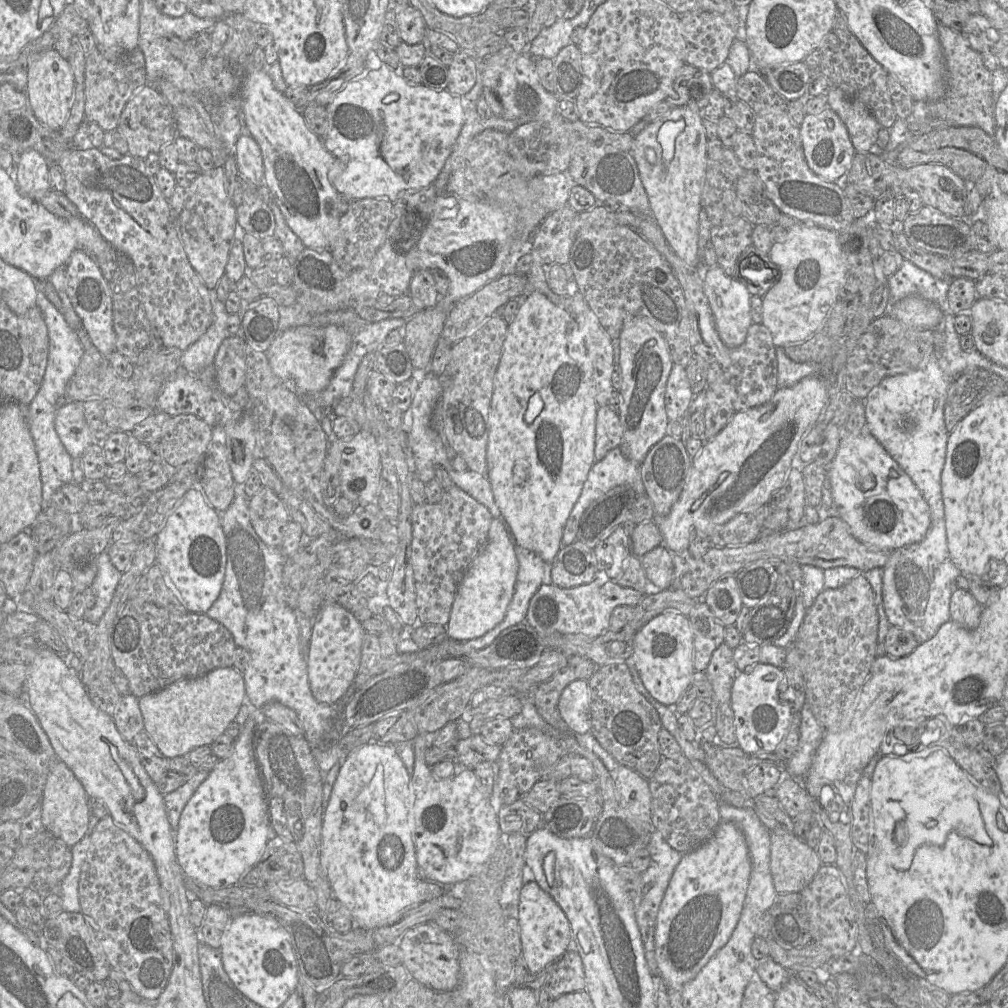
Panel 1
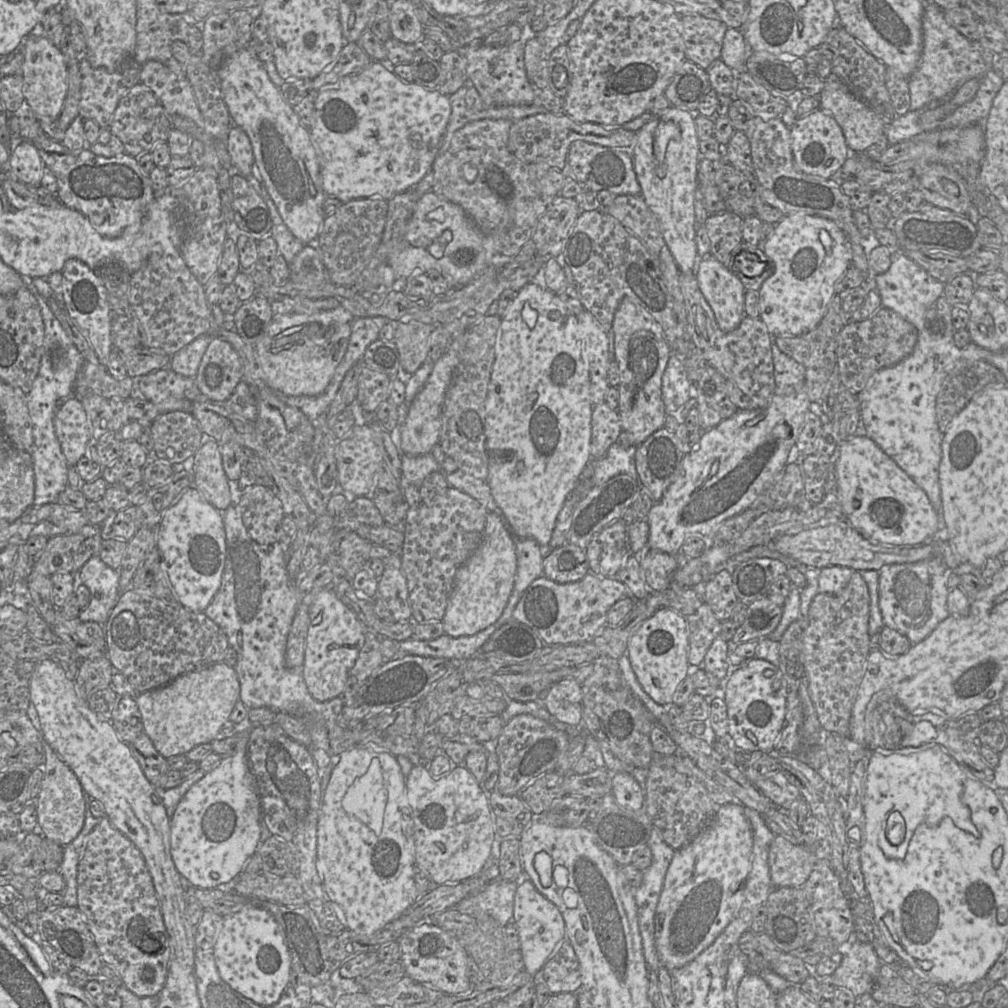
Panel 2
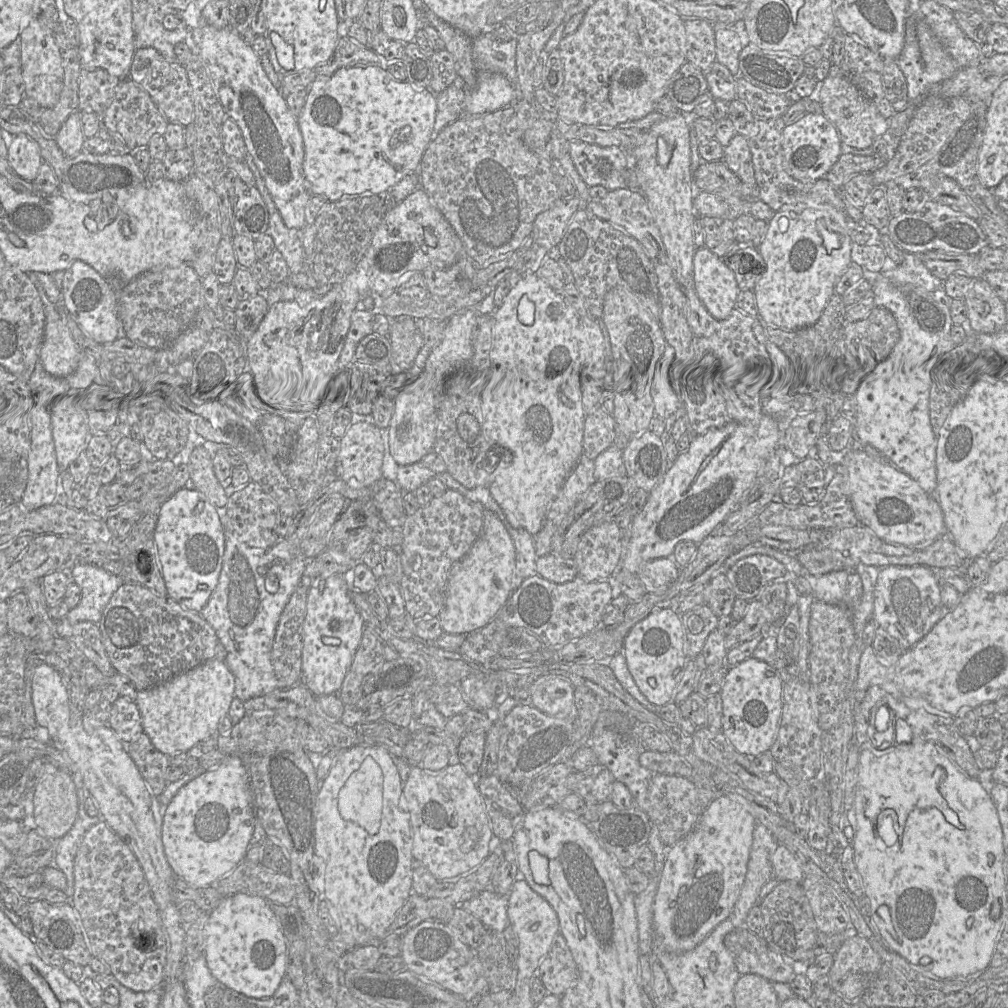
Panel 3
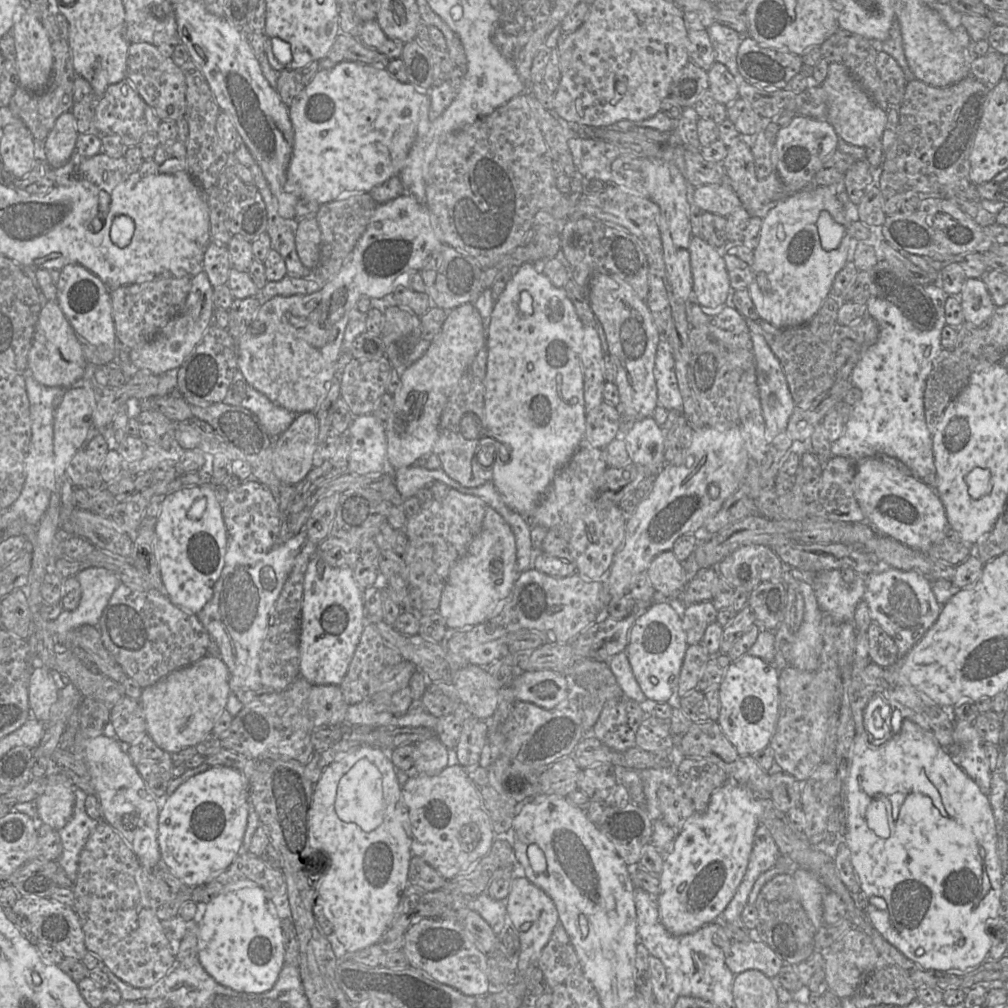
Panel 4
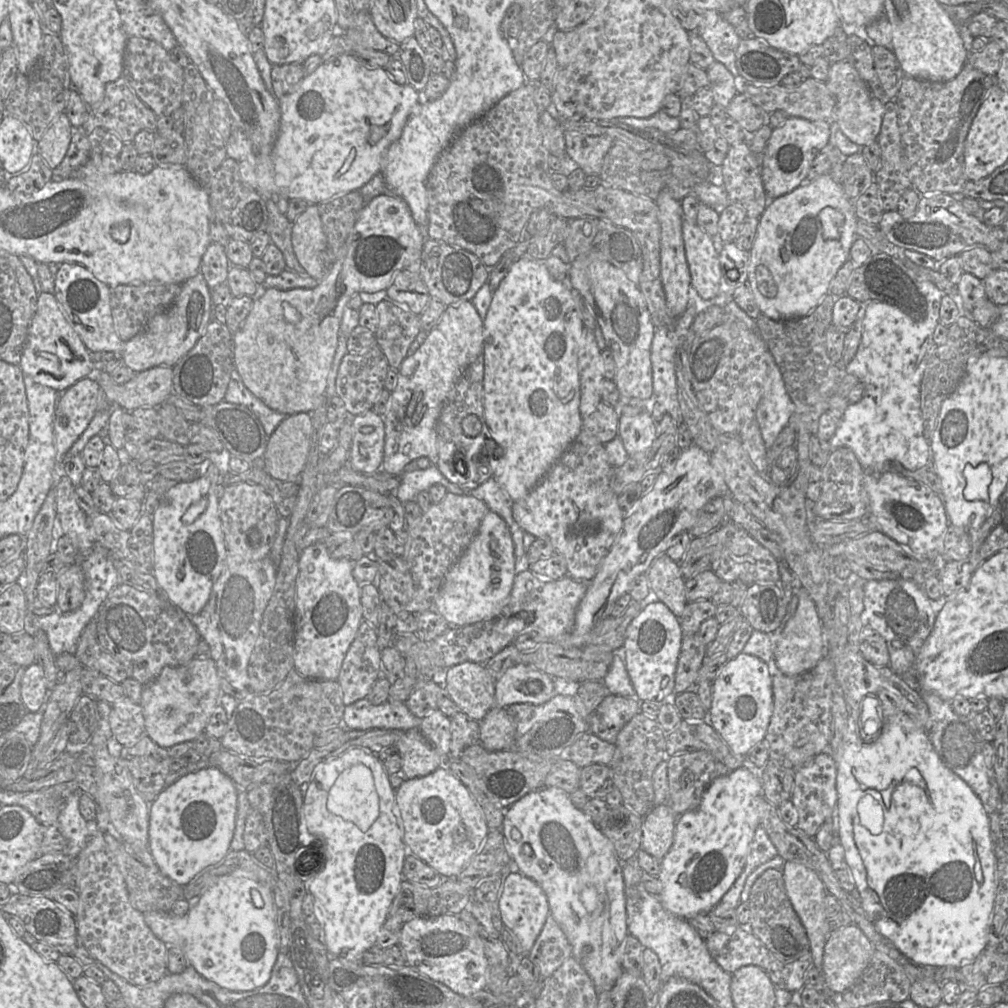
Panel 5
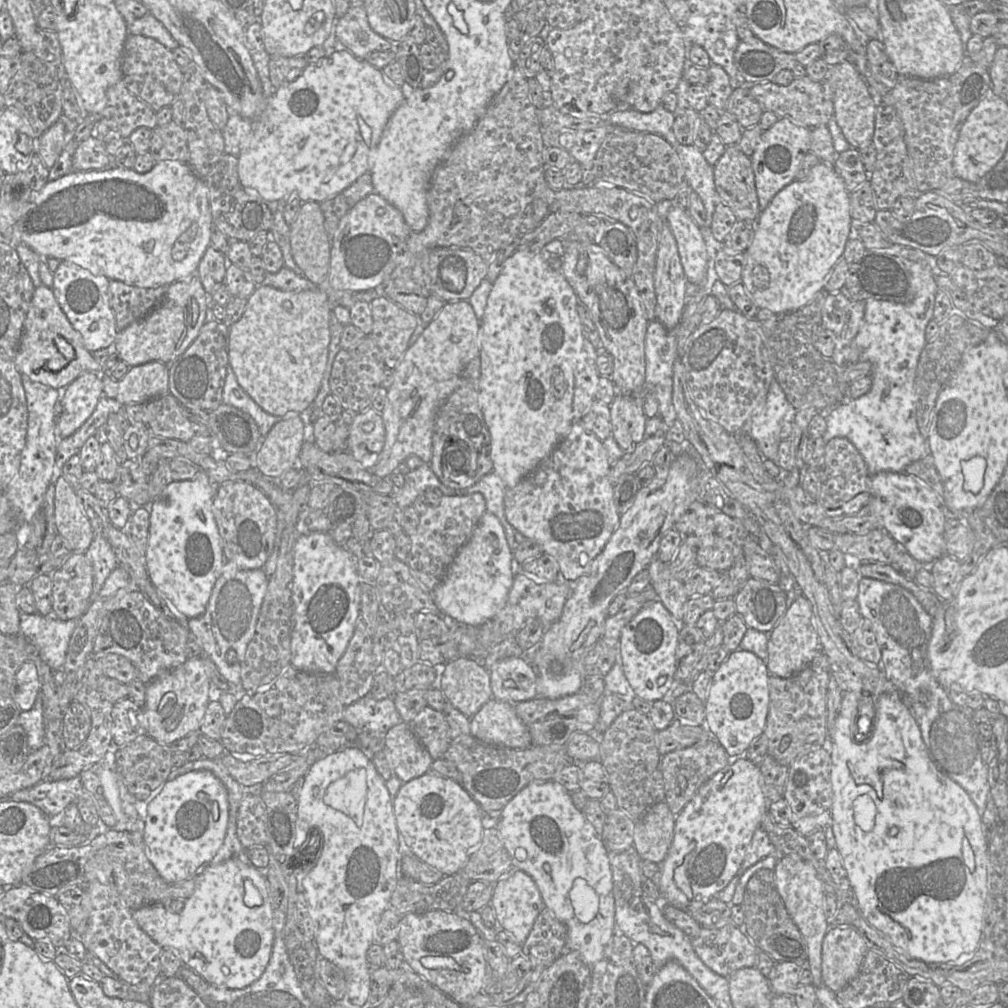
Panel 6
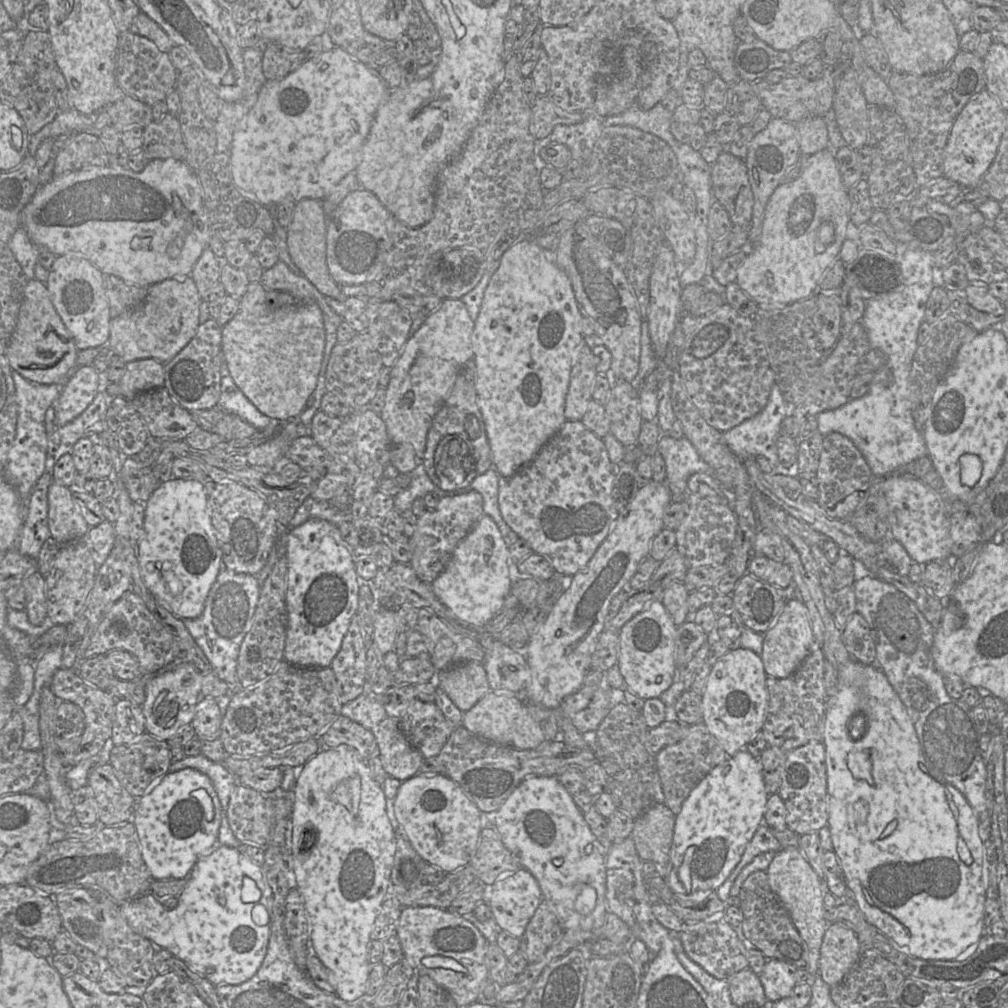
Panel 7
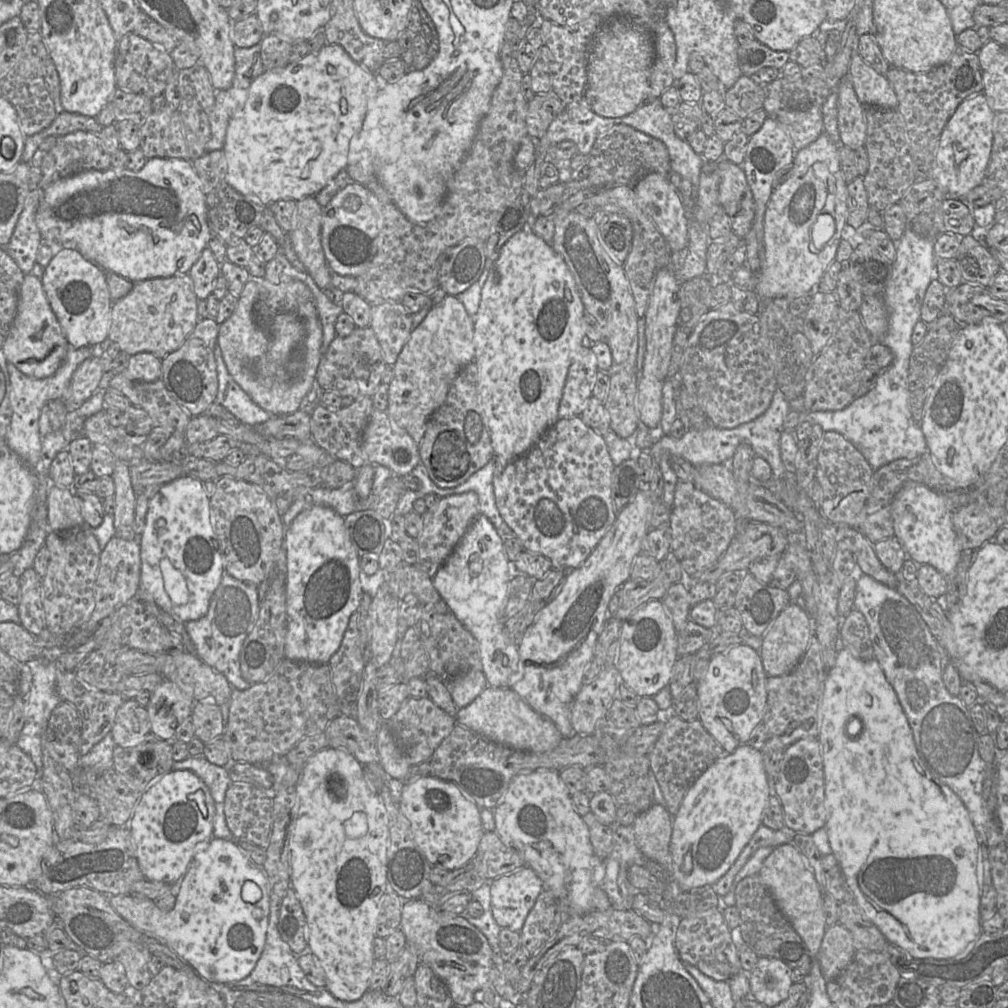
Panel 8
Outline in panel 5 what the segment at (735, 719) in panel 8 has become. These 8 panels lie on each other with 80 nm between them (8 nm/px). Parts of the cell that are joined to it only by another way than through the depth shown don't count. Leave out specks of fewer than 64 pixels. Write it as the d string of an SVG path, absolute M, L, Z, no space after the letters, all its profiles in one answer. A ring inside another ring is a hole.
M740 653L726 662L712 682L712 703L707 721L737 756L747 756L759 742L765 740L773 714L772 676L767 663L756 656Z

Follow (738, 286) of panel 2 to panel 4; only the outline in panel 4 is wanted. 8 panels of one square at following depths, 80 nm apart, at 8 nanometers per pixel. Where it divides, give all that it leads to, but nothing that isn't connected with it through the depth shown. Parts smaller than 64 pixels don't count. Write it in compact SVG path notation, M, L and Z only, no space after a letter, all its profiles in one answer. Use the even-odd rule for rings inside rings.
M692 236L689 244L693 295L702 307L717 308L730 303L732 291L721 250L701 236Z

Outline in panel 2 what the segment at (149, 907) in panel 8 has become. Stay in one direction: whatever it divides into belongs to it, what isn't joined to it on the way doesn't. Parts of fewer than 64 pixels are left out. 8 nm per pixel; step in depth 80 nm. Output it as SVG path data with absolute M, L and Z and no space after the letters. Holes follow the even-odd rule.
M245 906L224 916L212 952L221 978L261 1006L277 1003L289 985L292 960L282 928L269 911L259 906Z

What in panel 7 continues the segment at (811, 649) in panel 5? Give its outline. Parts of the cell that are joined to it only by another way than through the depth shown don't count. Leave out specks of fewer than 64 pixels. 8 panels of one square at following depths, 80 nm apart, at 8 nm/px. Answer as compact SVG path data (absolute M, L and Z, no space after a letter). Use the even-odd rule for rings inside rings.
M788 601L775 624L764 634L762 662L768 677L786 678L792 675L810 652L814 635L808 610L803 602Z

